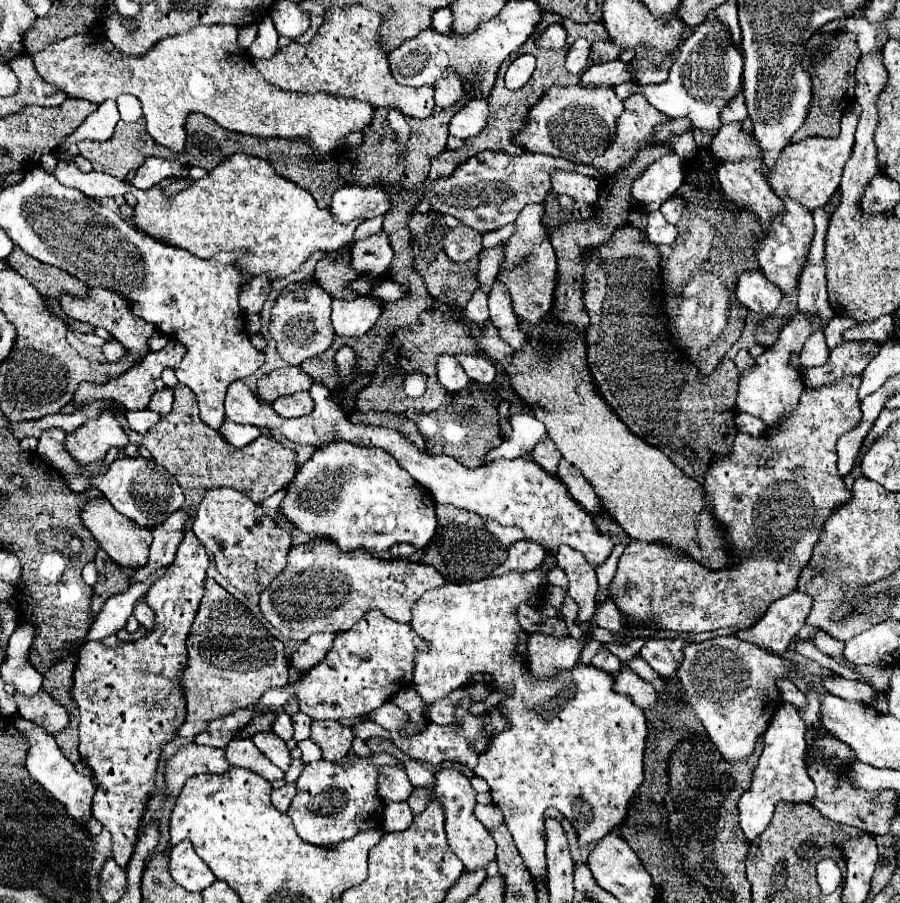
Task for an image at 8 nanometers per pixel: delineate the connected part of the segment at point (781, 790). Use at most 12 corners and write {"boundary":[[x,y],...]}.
{"boundary":[[779,703],[739,825],[751,841],[779,801],[811,803],[805,725]]}

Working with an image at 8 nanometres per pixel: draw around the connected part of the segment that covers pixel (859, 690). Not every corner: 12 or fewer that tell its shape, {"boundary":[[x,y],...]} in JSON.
{"boundary":[[821,675],[825,691],[873,705],[875,691],[867,683],[839,675]]}

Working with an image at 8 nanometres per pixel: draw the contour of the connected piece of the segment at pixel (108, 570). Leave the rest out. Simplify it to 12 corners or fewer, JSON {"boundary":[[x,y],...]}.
{"boundary":[[97,551],[99,579],[93,585],[91,613],[97,615],[109,597],[129,589],[135,571],[103,561]]}

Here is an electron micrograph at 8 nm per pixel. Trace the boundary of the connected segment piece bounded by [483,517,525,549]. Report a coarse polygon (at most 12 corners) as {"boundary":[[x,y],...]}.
{"boundary":[[487,519],[487,531],[501,549],[509,549],[515,541],[525,539],[517,527],[503,527]]}

